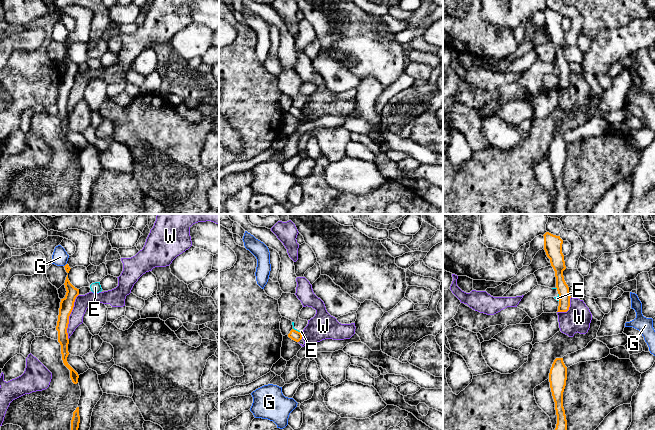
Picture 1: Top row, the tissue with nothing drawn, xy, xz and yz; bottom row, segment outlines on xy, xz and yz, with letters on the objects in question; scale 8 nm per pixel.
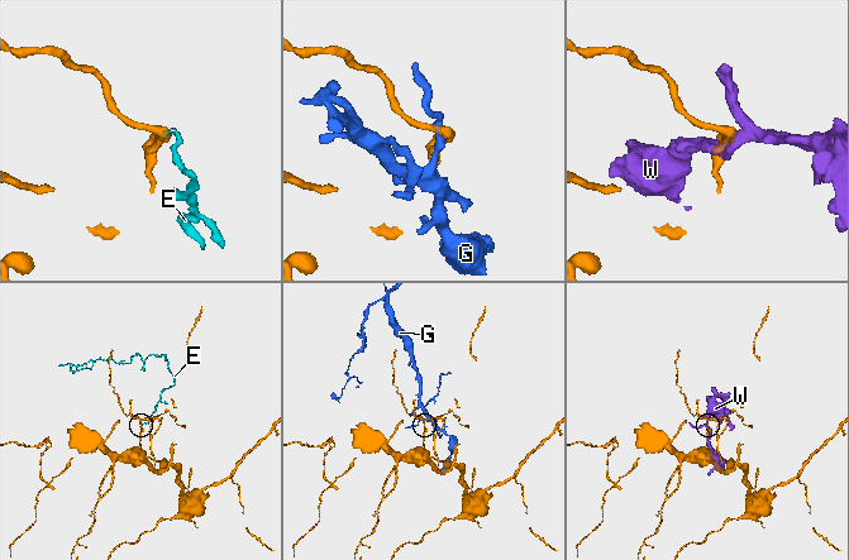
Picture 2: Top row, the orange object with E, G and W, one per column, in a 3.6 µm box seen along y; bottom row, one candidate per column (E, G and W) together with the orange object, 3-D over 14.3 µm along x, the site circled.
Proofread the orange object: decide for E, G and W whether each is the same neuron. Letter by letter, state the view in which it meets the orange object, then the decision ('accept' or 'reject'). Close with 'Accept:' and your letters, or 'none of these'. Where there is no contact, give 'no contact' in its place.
E: xz | reject
G: xy | reject
W: xy | reject
Accept: none of these

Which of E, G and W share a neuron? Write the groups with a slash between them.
E / G / W

